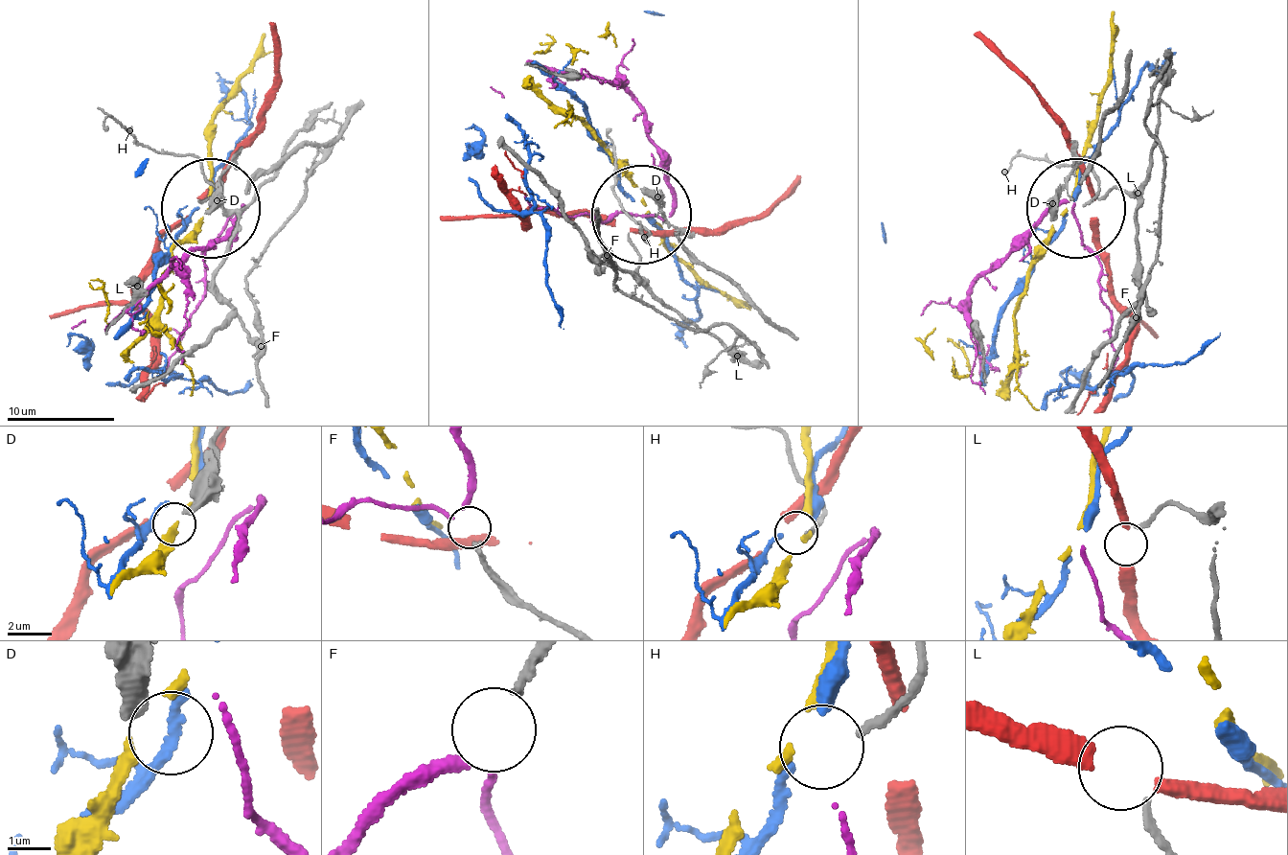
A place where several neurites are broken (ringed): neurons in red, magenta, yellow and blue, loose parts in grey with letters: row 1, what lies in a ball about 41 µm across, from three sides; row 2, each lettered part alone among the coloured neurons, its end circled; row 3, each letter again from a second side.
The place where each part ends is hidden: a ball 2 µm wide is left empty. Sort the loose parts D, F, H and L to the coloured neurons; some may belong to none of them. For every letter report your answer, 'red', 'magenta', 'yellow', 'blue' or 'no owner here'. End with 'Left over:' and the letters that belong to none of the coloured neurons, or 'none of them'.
D: no owner here
F: magenta
H: blue
L: no owner here
Left over: D, L

